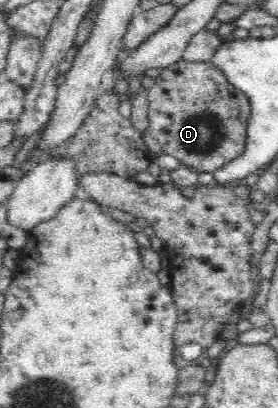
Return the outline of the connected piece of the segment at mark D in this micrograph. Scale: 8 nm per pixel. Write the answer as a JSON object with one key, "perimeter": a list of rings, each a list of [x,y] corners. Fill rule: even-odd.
{"perimeter":[[[180,60],[164,68],[154,79],[153,85],[146,89],[146,101],[149,102],[149,133],[157,139],[164,153],[176,157],[183,164],[214,173],[243,153],[248,119],[251,115],[249,100],[241,90],[227,81],[222,71],[211,60],[209,62]]]}

